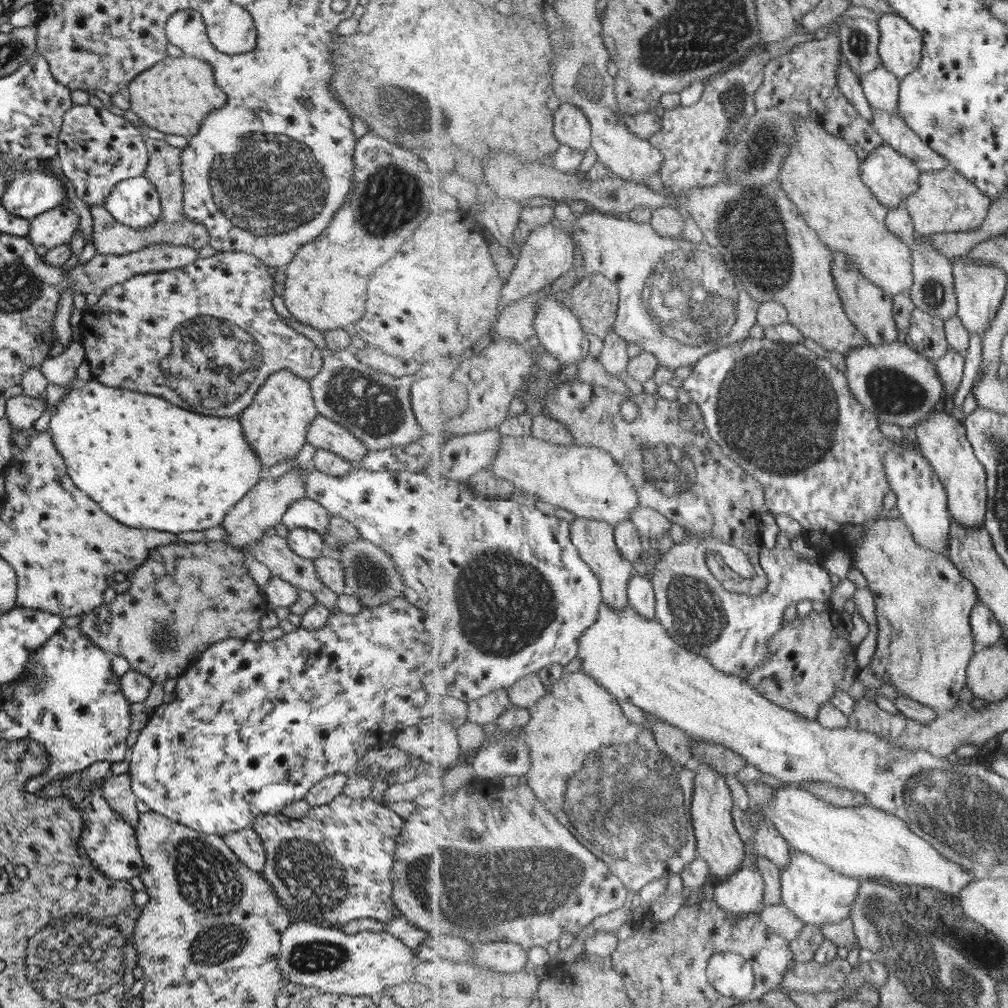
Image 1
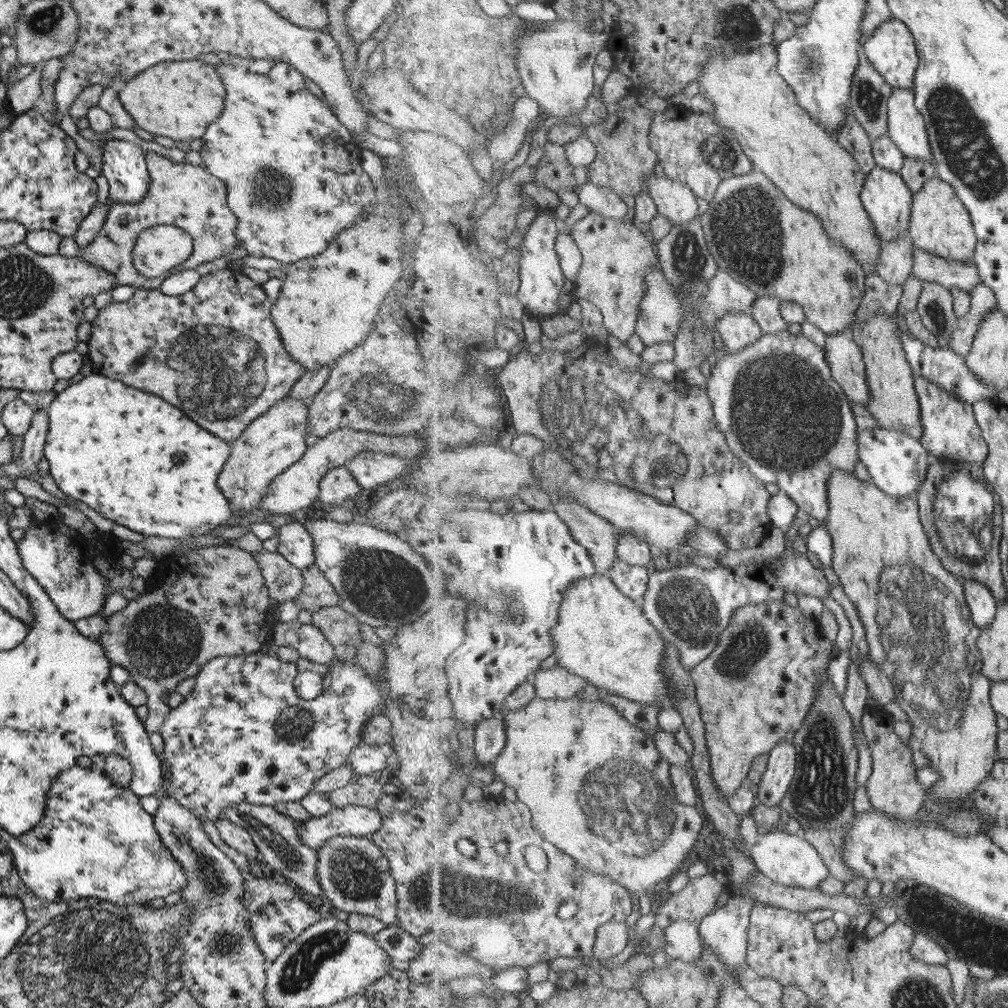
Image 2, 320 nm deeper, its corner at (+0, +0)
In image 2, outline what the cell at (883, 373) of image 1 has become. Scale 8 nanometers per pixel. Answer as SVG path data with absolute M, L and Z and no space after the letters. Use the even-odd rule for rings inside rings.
M841 332L826 336L824 351L834 379L845 390L851 402L867 405L871 393L866 362L862 349L854 342L852 335Z

